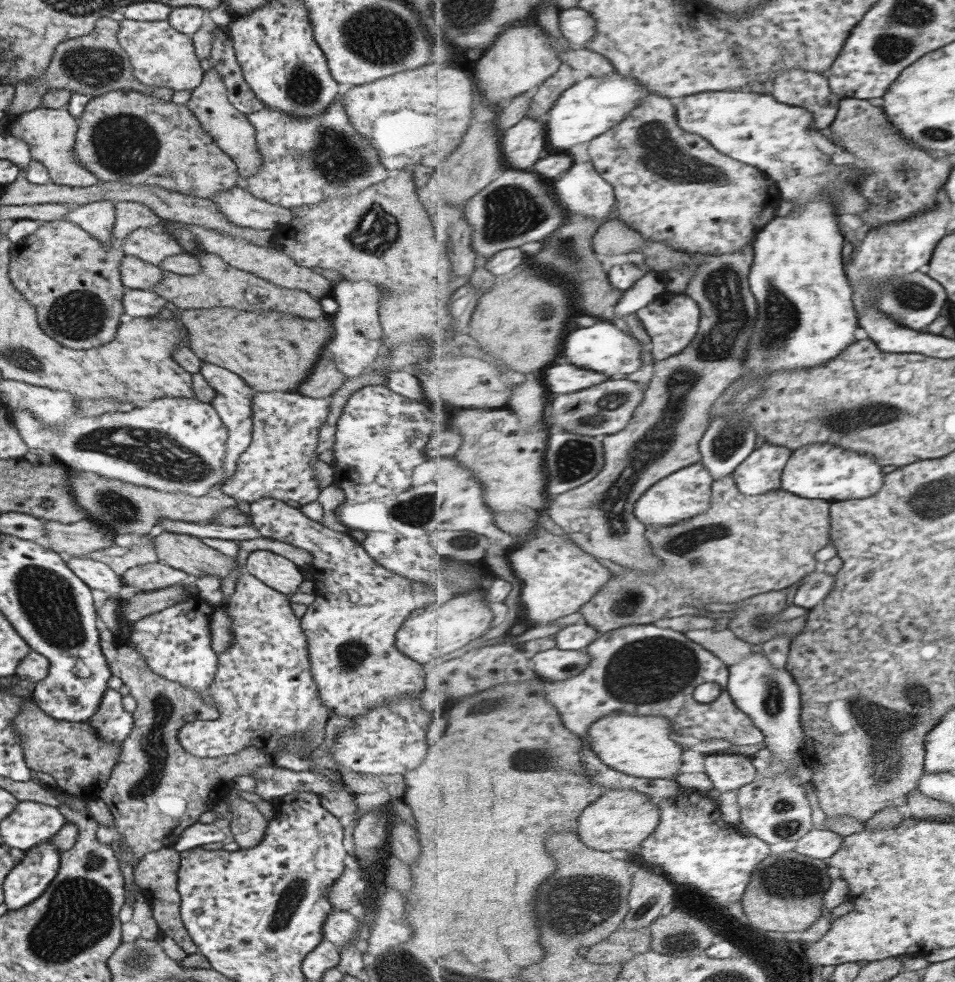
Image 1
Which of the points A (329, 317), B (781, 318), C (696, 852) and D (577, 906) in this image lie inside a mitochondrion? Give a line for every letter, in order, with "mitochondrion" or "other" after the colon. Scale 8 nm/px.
A: other
B: mitochondrion
C: other
D: mitochondrion

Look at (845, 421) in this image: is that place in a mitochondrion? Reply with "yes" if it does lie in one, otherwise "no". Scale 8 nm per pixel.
yes

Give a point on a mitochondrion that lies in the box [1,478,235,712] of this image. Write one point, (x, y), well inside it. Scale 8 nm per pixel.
(48, 600)

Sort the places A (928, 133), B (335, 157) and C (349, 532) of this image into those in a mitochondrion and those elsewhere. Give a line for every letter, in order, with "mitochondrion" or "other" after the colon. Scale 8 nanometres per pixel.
A: mitochondrion
B: mitochondrion
C: other

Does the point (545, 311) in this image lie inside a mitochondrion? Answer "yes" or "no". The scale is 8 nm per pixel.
yes

